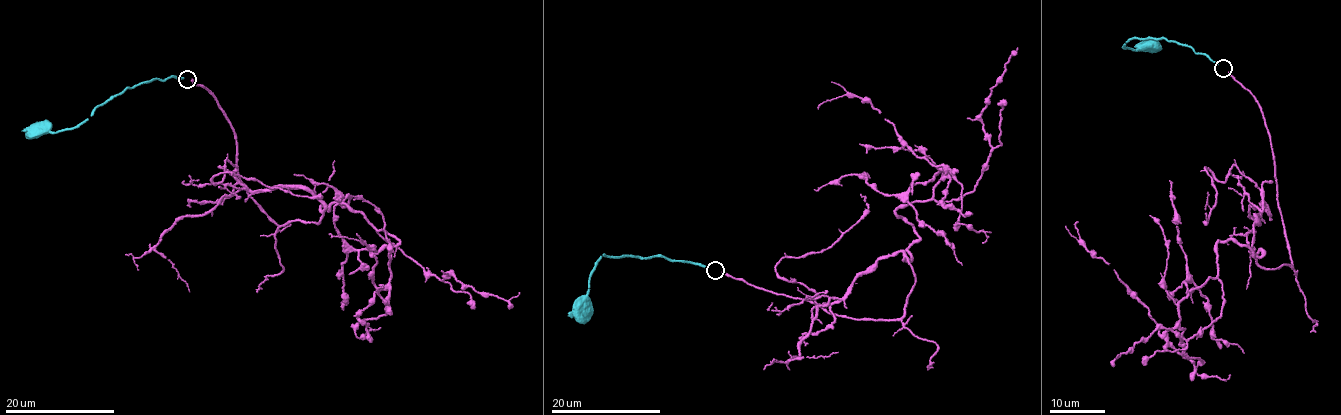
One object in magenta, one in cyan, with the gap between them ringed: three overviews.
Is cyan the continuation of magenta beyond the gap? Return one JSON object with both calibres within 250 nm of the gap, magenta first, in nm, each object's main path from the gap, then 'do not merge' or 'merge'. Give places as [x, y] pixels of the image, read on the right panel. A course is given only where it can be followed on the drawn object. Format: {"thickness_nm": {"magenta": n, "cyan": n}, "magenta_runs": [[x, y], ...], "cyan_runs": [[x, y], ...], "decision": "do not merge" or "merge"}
{"thickness_nm": {"magenta": 240, "cyan": 240}, "magenta_runs": [[1228, 71], [1262, 111], [1292, 268], [1218, 242], [1215, 278], [1160, 334], [1077, 222]], "cyan_runs": [[1217, 64], [1188, 46], [1162, 37], [1135, 37], [1123, 45], [1135, 51], [1147, 48], [1153, 51]], "decision": "merge"}

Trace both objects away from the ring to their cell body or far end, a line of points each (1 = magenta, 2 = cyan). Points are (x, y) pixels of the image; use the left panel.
1: (192, 78), (274, 222), (318, 225), (346, 195), (399, 241), (385, 301), (375, 250), (329, 234)
2: (183, 78), (152, 80), (124, 88), (95, 106), (91, 115), (80, 123), (55, 134), (46, 129), (26, 137)

